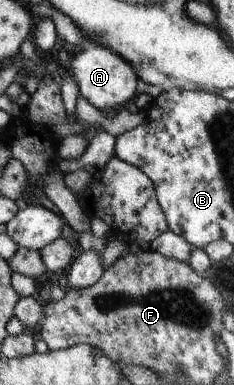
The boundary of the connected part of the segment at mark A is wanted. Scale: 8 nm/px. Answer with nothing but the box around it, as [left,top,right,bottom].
[66,43,138,110]

